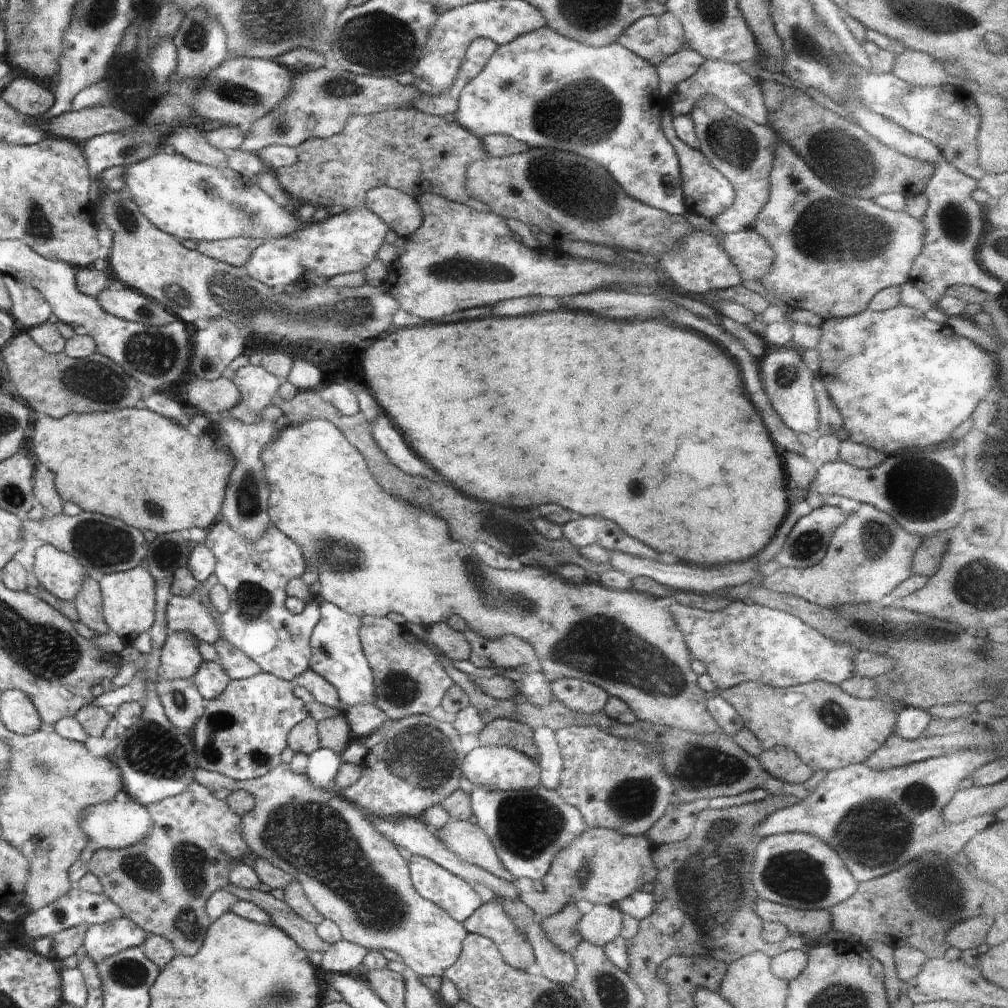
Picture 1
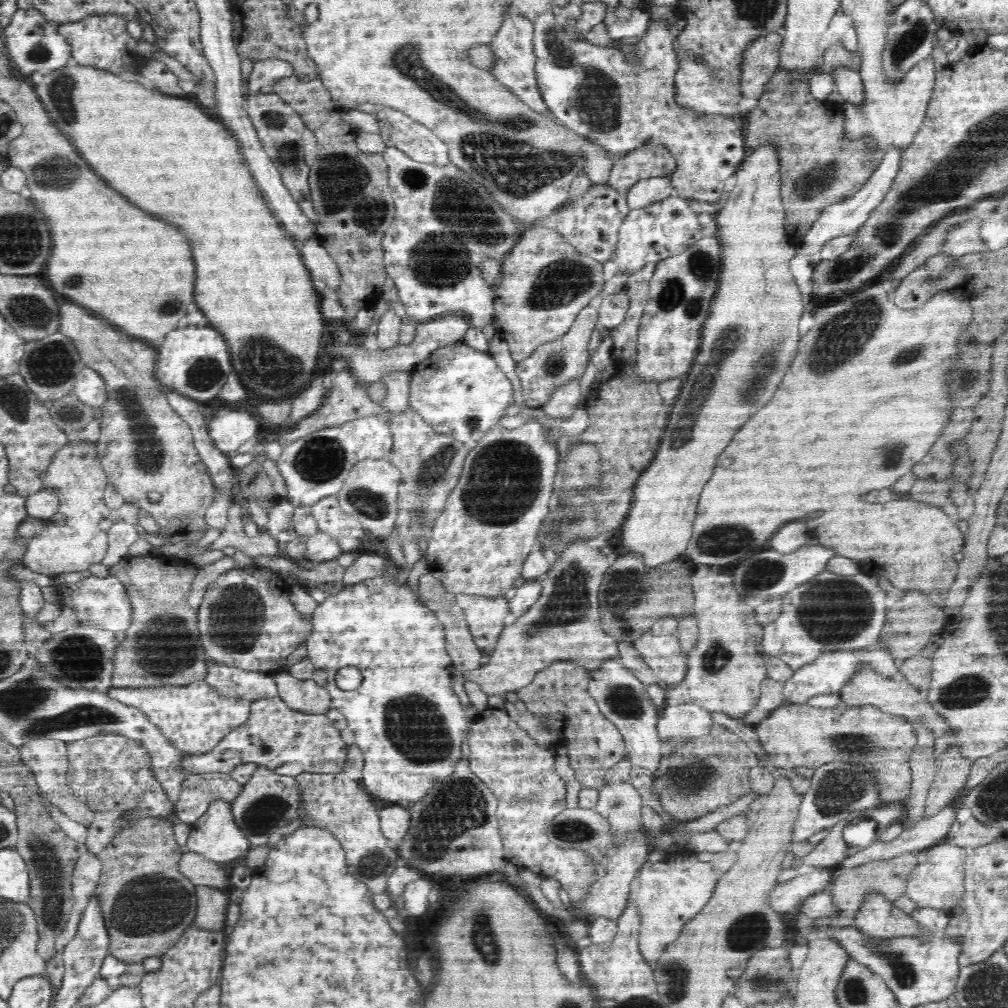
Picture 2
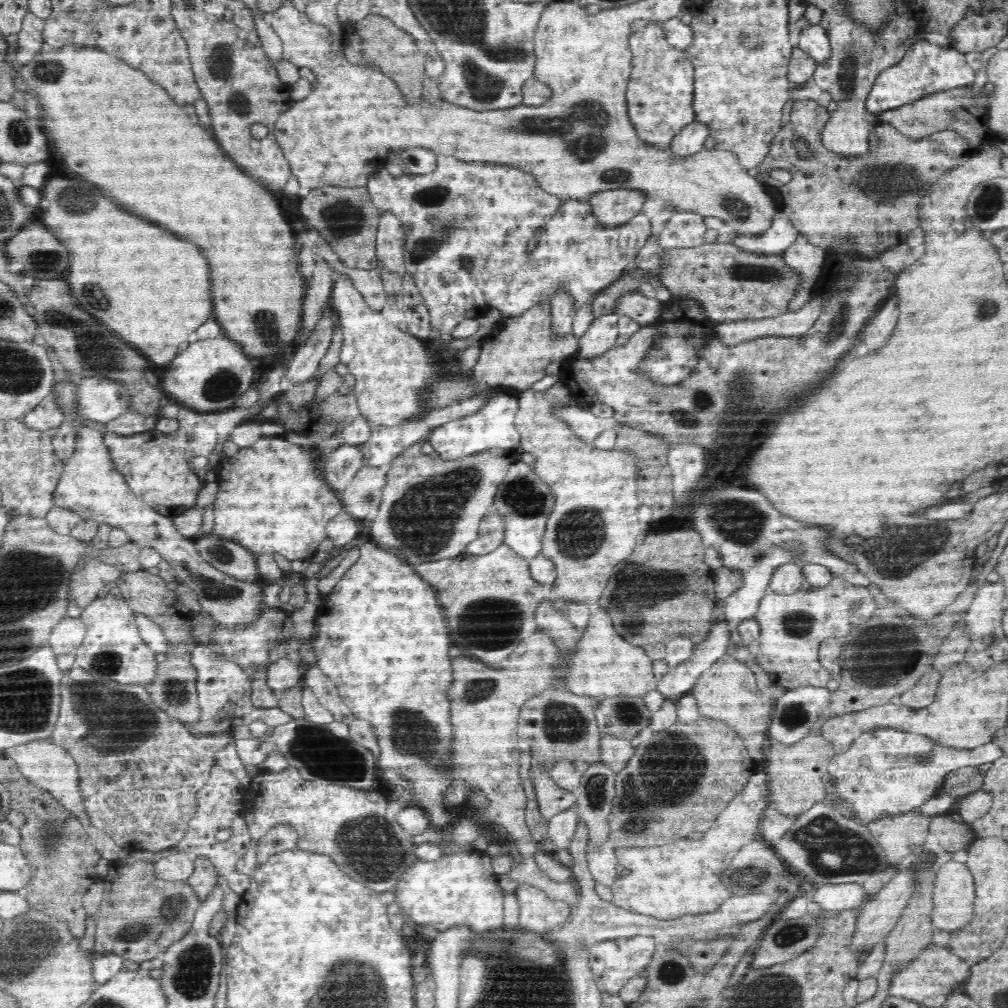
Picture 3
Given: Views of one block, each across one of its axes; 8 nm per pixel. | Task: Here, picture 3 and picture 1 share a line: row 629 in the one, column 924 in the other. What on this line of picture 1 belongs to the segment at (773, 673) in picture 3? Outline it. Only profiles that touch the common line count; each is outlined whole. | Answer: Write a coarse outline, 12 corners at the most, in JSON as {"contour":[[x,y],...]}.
{"contour":[[952,752],[902,768],[852,764],[760,838],[810,834],[856,882],[922,854],[954,860],[994,822],[946,805],[984,764]]}

